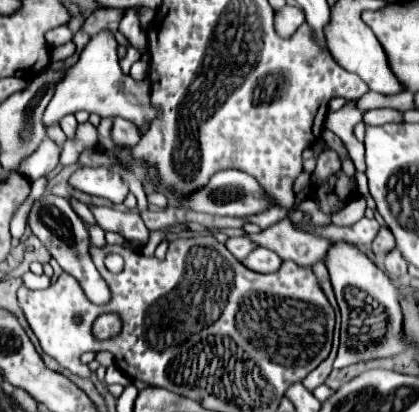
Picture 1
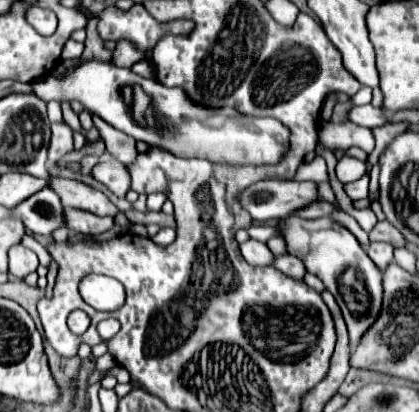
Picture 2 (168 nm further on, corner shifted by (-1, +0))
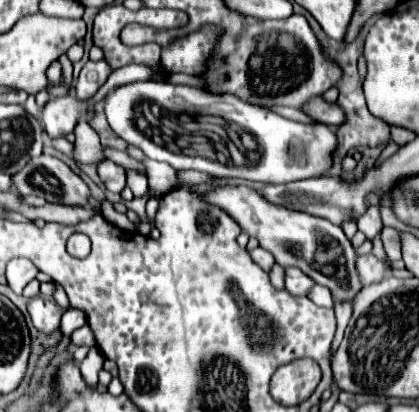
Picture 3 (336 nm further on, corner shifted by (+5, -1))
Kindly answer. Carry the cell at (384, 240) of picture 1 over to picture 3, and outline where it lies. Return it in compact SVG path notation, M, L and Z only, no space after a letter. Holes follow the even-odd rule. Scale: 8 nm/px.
M368 253L368 255L360 255L356 259L356 269L360 273L360 279L364 285L370 285L370 283L376 283L376 281L382 281L382 277L386 275L384 269L384 261L380 261L374 253Z

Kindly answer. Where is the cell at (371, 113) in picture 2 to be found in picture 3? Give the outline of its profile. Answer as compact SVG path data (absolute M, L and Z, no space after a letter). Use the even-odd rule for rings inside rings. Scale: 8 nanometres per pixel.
M314 97L308 101L304 111L314 117L318 123L326 125L344 125L348 121L348 115L344 109L340 109L336 103L326 103L322 97Z

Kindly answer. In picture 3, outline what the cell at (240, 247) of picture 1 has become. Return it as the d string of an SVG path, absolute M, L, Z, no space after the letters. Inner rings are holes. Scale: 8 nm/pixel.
M262 247L252 249L252 251L250 251L250 257L252 257L252 261L258 263L264 271L270 271L270 267L274 265L274 257L272 257L272 253L268 253L268 251L262 249Z

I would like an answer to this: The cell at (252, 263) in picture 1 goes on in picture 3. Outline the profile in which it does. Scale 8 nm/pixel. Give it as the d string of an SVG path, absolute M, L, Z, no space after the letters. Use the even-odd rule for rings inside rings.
M288 267L284 281L286 281L286 289L292 295L306 295L308 289L314 285L314 281L308 275L304 275L298 267Z

